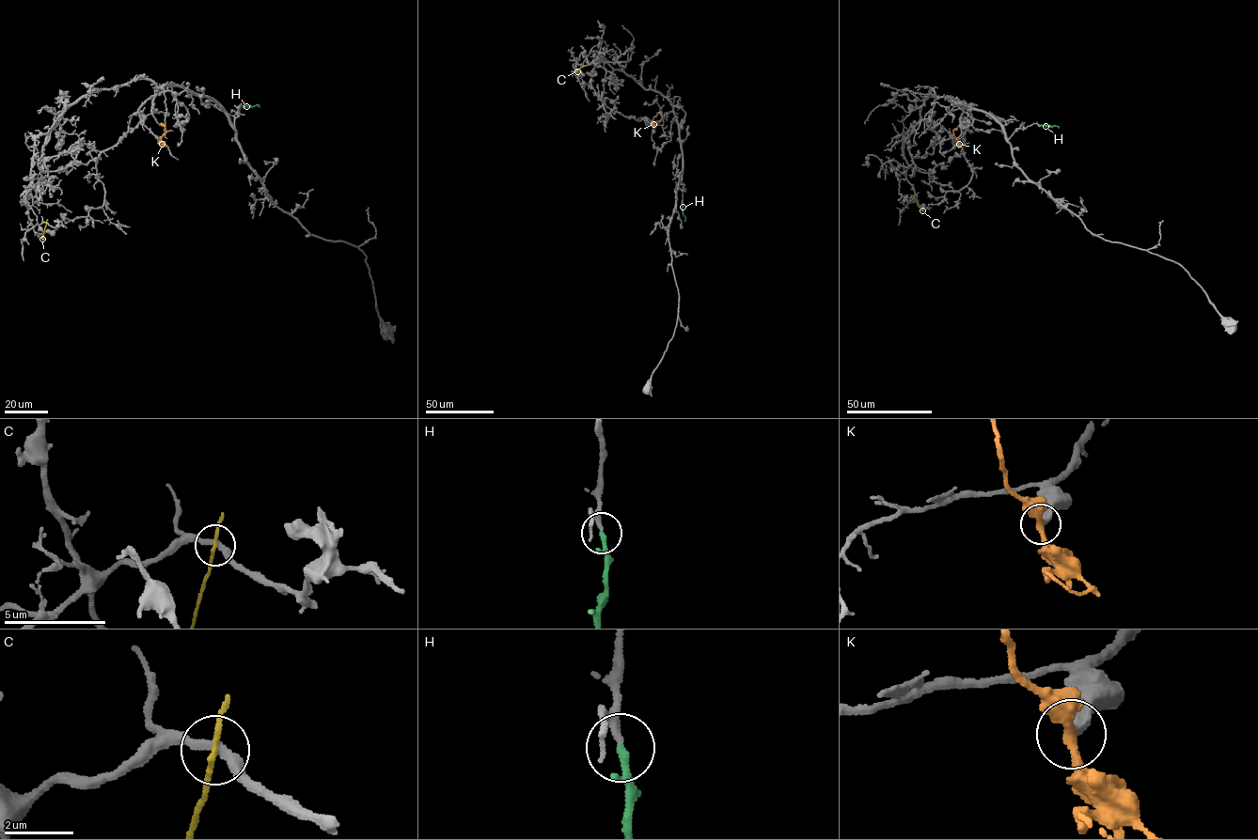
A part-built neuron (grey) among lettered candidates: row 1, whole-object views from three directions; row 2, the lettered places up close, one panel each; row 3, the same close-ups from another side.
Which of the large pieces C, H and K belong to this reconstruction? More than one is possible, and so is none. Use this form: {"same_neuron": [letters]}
{"same_neuron": ["H", "K"]}

